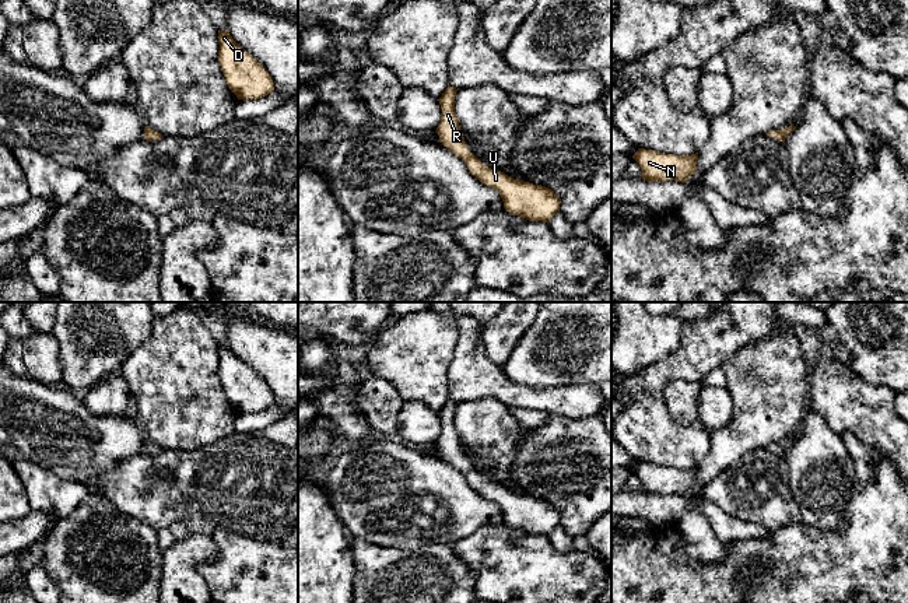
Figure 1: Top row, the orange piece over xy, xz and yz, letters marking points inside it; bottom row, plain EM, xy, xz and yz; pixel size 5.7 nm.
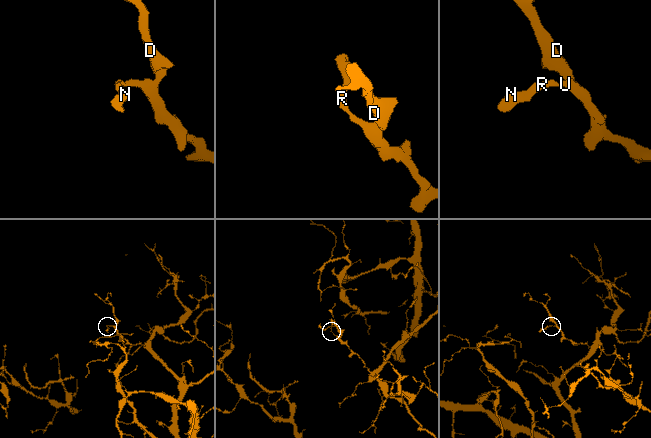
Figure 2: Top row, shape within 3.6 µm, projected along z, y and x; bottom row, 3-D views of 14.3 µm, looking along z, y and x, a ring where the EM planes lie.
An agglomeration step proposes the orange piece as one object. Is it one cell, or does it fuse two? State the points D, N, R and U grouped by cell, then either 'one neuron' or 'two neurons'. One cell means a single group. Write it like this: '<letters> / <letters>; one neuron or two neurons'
D N R U; one neuron

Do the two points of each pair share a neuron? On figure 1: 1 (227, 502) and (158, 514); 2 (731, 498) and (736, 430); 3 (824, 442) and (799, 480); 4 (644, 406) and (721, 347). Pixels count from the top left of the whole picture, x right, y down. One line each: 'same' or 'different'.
1: same
2: different
3: same
4: same

